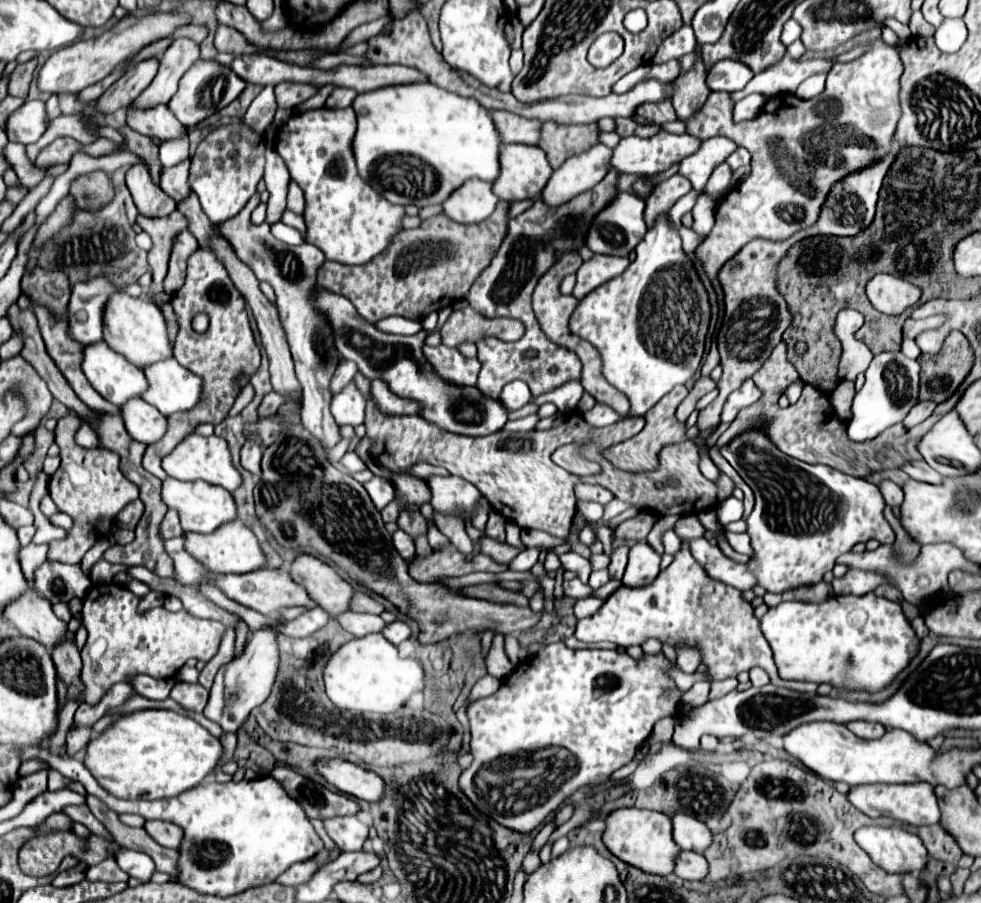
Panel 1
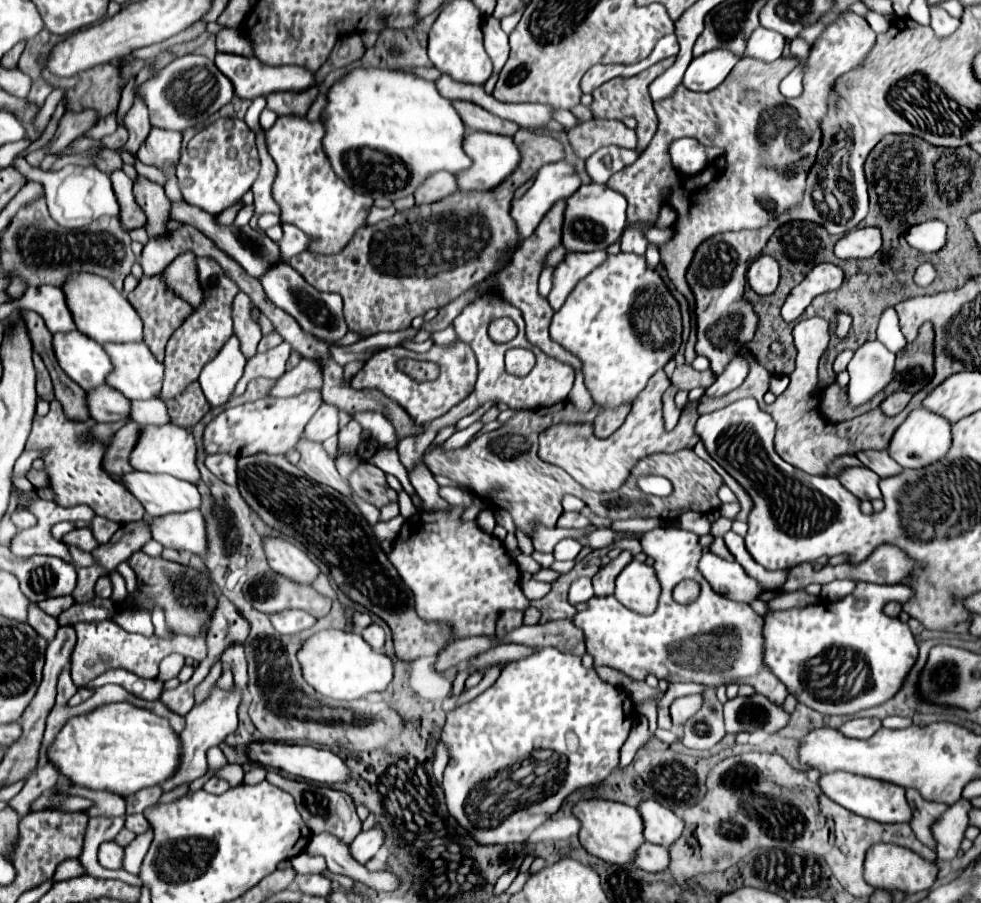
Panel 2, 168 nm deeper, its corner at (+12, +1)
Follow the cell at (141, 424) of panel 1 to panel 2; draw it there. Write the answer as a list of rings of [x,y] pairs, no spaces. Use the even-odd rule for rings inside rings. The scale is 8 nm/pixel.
[[[107,384],[89,390],[85,402],[89,416],[97,422],[117,422],[121,418],[129,418],[129,400]]]

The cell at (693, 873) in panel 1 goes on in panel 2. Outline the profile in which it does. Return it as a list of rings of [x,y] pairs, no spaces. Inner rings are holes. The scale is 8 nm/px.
[[[641,844],[641,850],[635,852],[635,860],[633,864],[637,868],[643,868],[647,872],[655,872],[655,870],[665,870],[669,866],[669,856],[665,852],[665,848],[657,846],[657,844]]]

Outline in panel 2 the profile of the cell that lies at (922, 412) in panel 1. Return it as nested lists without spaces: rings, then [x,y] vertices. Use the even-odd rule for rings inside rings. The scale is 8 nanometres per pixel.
[[[893,392],[893,394],[889,394],[889,396],[879,404],[879,408],[883,410],[883,414],[895,416],[897,412],[901,412],[901,410],[907,406],[909,400],[911,400],[911,394],[909,394],[909,392]]]

